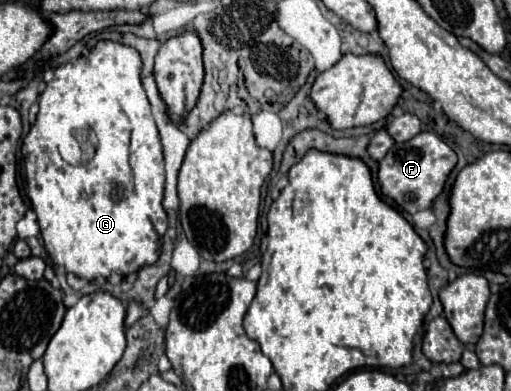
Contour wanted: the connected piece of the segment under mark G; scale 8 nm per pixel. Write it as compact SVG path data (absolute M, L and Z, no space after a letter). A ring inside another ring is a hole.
M99 40L87 54L79 56L75 62L55 68L53 80L47 84L45 92L39 96L39 114L31 132L25 136L21 154L25 162L27 174L27 196L31 200L31 208L37 214L37 222L41 228L41 236L45 242L45 250L51 256L53 264L63 266L67 272L85 278L109 278L111 274L129 276L131 272L141 270L147 264L155 264L161 254L161 238L167 230L167 212L163 210L163 186L165 186L165 168L163 168L163 182L161 174L157 182L143 180L141 186L135 188L135 178L131 176L133 170L127 172L125 154L129 152L123 138L113 138L113 126L125 126L129 130L129 144L131 144L131 128L127 126L127 116L143 116L151 114L151 106L147 94L141 84L141 56L135 48L113 42L113 40ZM79 124L89 124L95 132L99 144L95 158L85 166L69 166L63 162L57 150L57 140L69 136L69 130L77 128Z

